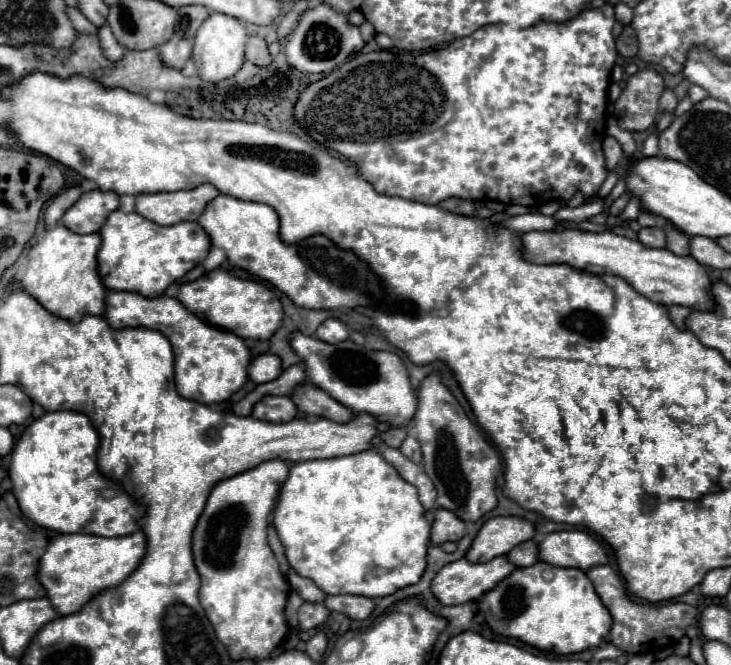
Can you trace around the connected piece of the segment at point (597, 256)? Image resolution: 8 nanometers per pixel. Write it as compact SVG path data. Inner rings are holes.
M573 228L563 232L525 232L521 234L521 254L535 264L569 264L591 274L619 276L657 304L679 304L693 310L709 310L713 304L709 298L711 280L693 256L677 256L667 248L647 248L637 240L617 236L613 230L585 232Z

